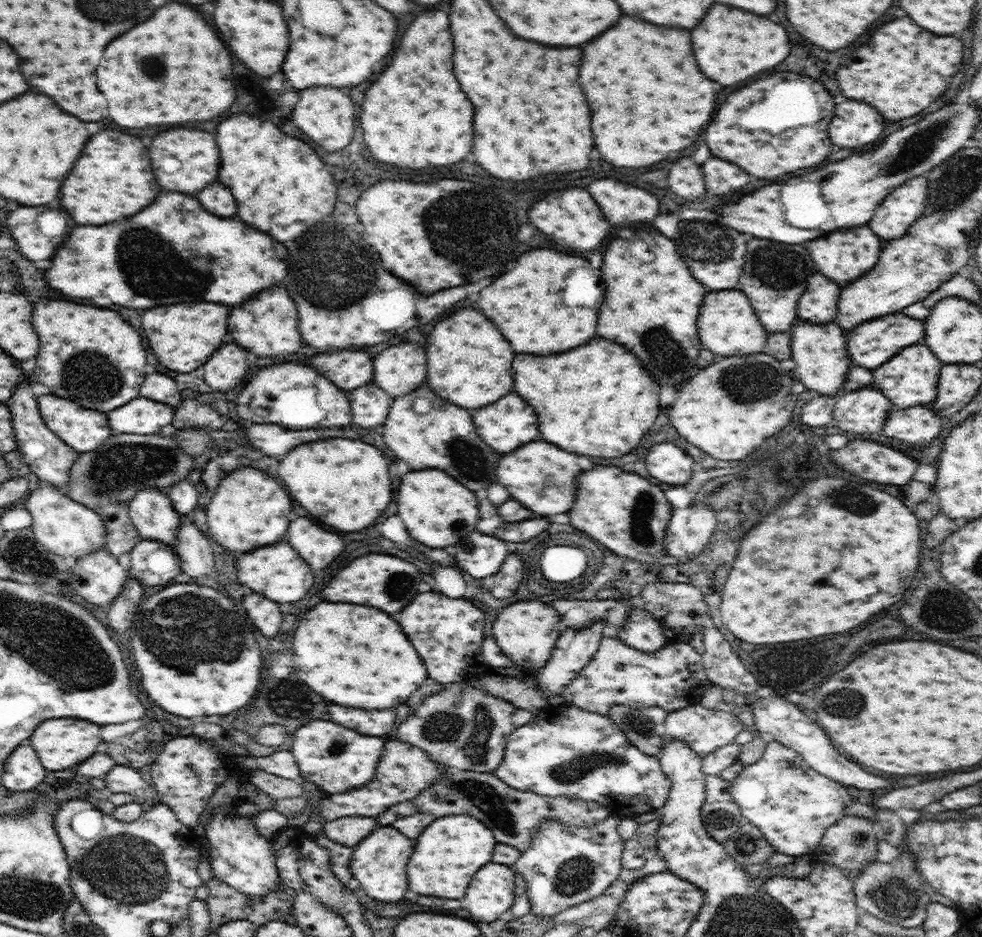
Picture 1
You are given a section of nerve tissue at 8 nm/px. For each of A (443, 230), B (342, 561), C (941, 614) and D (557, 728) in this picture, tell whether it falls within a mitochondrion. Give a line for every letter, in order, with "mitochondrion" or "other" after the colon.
A: mitochondrion
B: other
C: mitochondrion
D: other

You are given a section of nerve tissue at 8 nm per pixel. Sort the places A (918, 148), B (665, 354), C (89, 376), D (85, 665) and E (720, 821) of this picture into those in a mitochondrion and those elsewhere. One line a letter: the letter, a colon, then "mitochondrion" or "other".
A: mitochondrion
B: mitochondrion
C: mitochondrion
D: mitochondrion
E: mitochondrion

